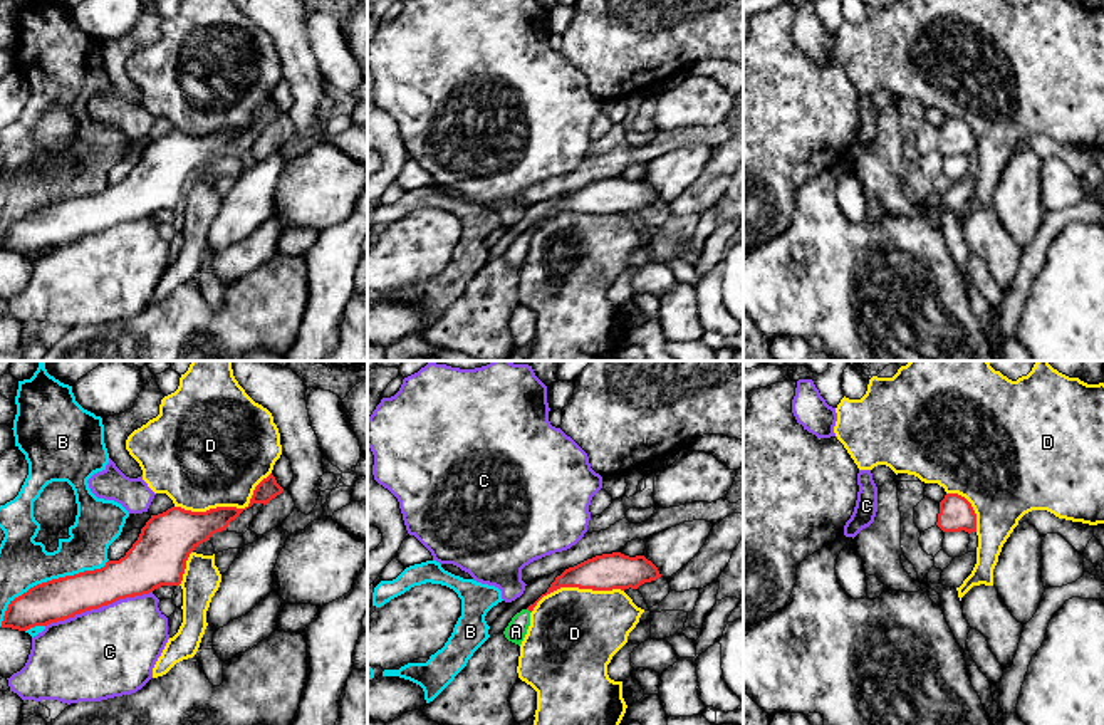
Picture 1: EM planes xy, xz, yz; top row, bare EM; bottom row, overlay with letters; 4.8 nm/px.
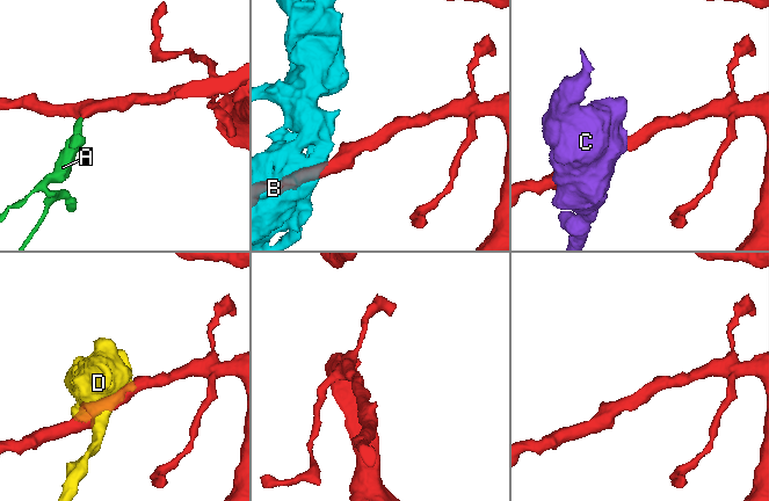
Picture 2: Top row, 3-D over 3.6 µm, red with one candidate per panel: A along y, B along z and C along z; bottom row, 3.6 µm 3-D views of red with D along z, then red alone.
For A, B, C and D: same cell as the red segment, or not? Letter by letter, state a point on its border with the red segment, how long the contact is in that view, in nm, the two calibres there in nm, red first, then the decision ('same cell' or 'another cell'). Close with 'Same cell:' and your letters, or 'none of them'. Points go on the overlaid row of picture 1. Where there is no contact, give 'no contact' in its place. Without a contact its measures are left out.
A: meets red in xz at (529, 610); contact 30 nm long; 90 nm thick on the red side, 100 nm on the other; same cell
B: meets red in xy at (47, 581); contact 600 nm long; 200 nm thick on the red side, 240 nm on the other; another cell
C: meets red in xy at (98, 608); contact 550 nm long; 200 nm thick on the red side, 440 nm on the other; another cell
D: meets red in xy at (227, 507); contact 500 nm long; 200 nm thick on the red side, 480 nm on the other; another cell
Same cell: A

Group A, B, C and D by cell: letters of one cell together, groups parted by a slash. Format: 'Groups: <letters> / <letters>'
Groups: A / B / C / D

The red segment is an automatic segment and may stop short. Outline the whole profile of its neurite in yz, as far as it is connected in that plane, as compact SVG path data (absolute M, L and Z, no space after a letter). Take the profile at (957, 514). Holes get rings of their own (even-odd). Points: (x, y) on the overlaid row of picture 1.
M946 493L945 498L940 502L936 525L943 532L965 530L971 534L976 532L976 514L965 497L958 493Z

